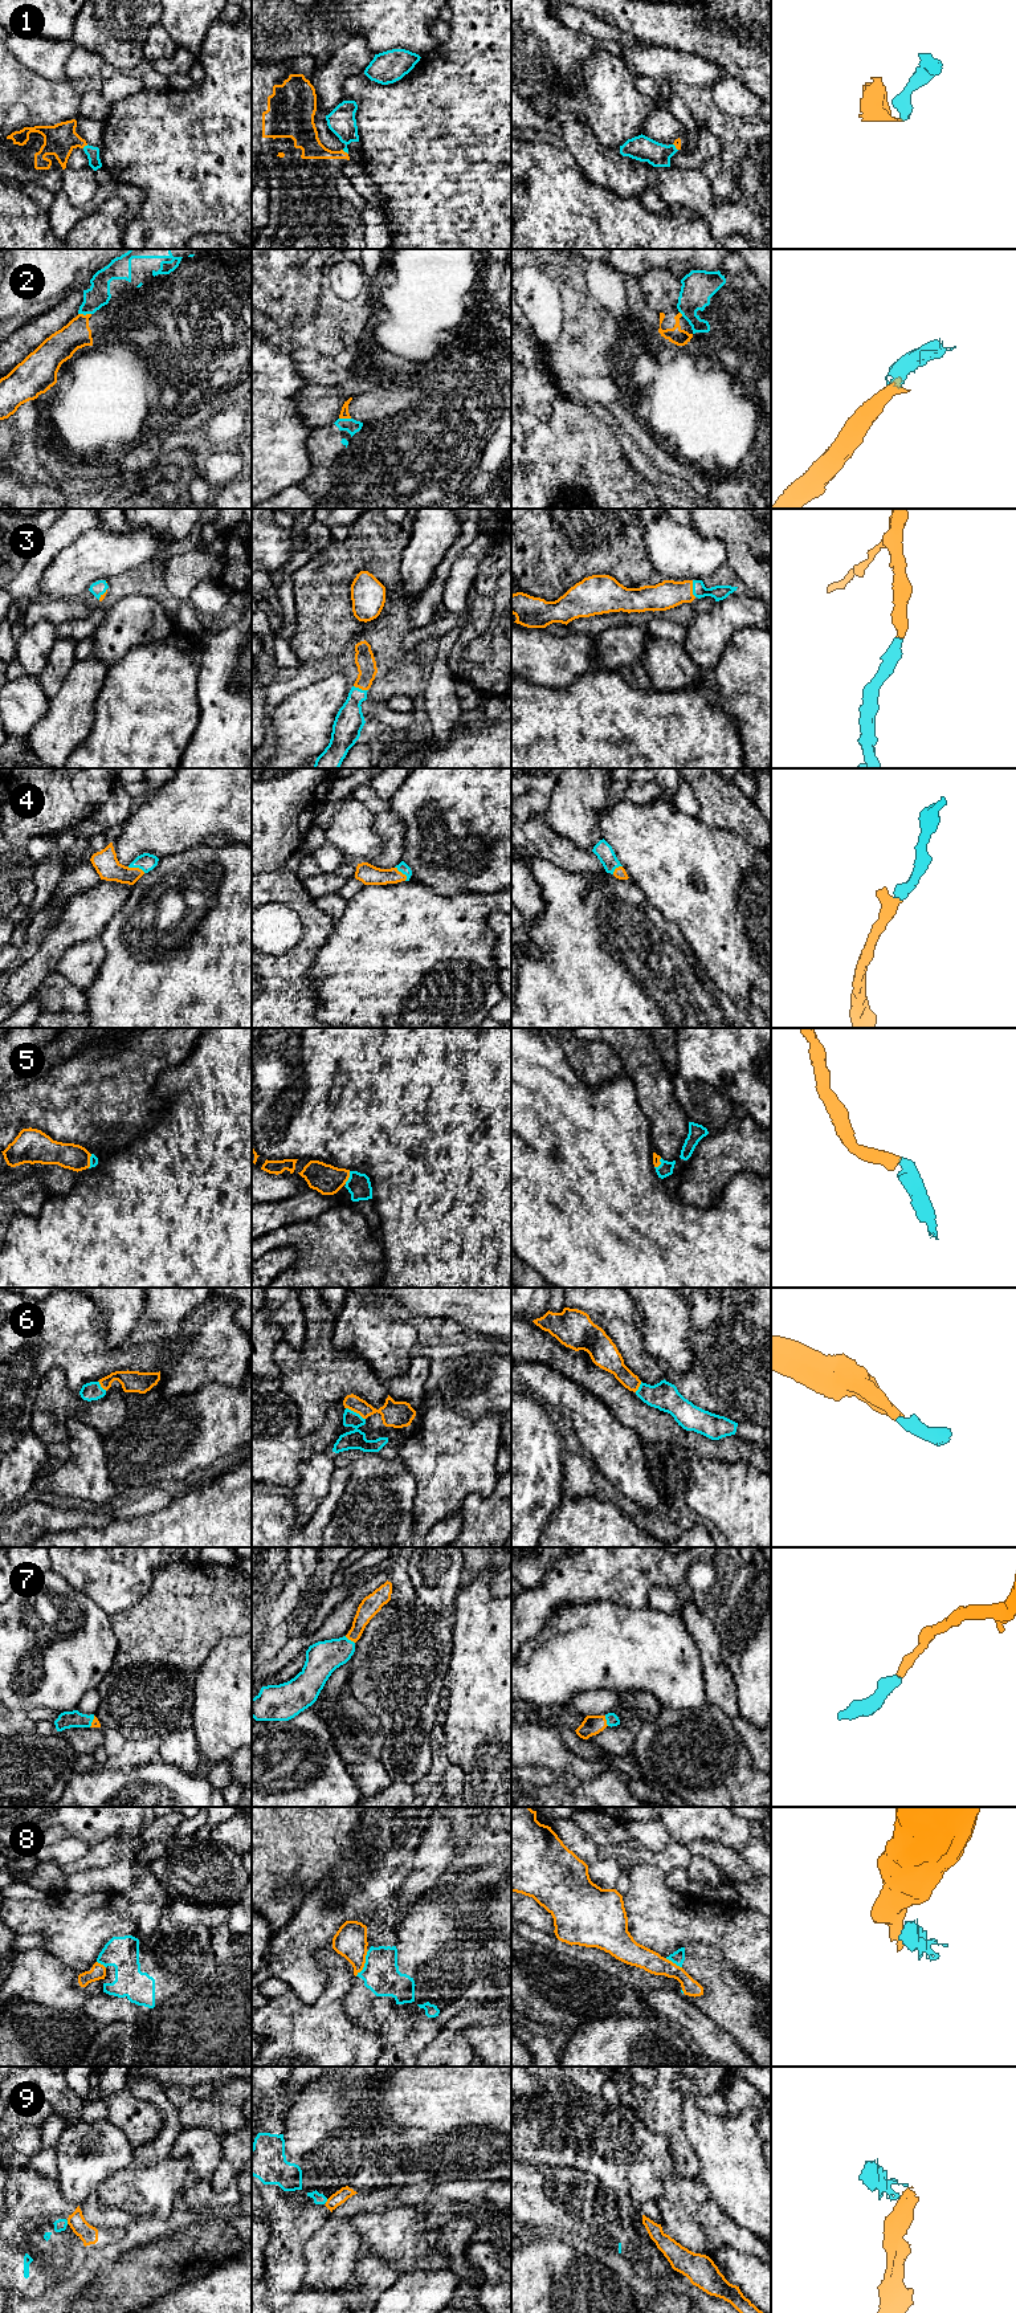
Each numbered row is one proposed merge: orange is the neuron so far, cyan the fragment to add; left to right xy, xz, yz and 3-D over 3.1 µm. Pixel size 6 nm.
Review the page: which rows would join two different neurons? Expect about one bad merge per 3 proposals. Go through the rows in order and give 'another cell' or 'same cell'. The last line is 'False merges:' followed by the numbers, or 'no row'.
1: same cell
2: another cell
3: same cell
4: same cell
5: same cell
6: same cell
7: same cell
8: another cell
9: another cell
False merges: 2, 8, 9

